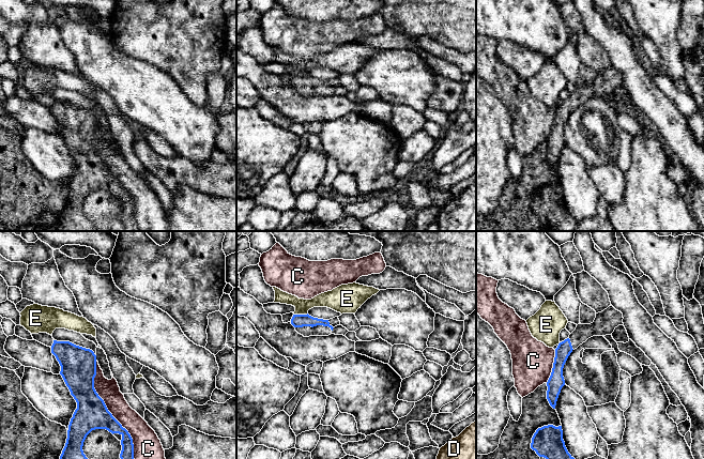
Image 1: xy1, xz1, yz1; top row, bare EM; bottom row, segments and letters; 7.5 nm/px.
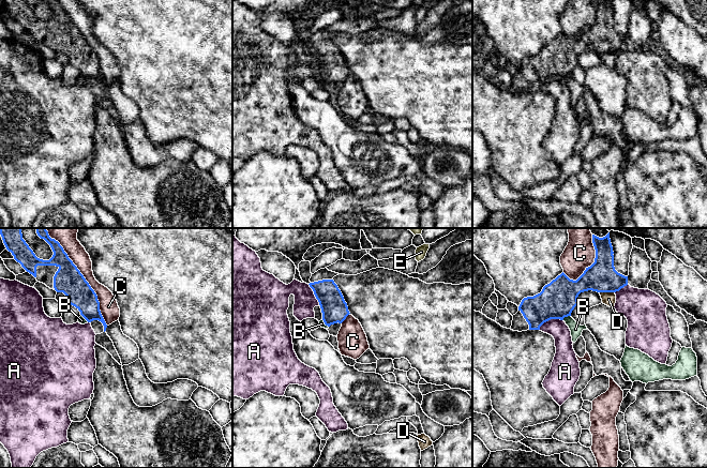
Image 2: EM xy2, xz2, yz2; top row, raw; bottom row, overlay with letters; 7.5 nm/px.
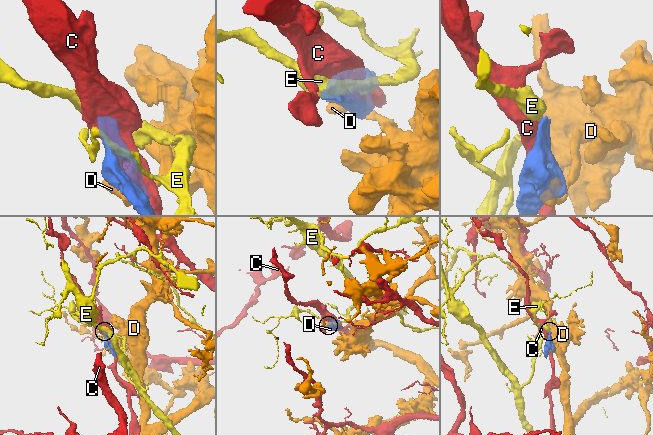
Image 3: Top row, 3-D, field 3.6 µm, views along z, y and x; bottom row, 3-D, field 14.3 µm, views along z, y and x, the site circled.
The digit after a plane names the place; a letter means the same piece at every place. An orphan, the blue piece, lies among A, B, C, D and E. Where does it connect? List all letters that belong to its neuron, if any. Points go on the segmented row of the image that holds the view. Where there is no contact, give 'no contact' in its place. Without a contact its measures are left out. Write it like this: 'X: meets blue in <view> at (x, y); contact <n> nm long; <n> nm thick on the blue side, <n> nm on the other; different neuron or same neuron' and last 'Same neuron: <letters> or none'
A: meets blue in yz2 at (550, 319); contact 200 nm long; 280 nm thick on the blue side, 140 nm on the other; different neuron
B: meets blue in yz2 at (566, 316); contact 70 nm long; 280 nm thick on the blue side, 90 nm on the other; different neuron
C: meets blue in xy2 at (83, 275); contact 850 nm long; 200 nm thick on the blue side, 140 nm on the other; different neuron
D: meets blue in yz2 at (606, 291); contact 120 nm long; 240 nm thick on the blue side, 100 nm on the other; different neuron
E: meets blue in xz1 at (301, 315); contact 110 nm long; 100 nm thick on the blue side, 120 nm on the other; different neuron
Same neuron: none

